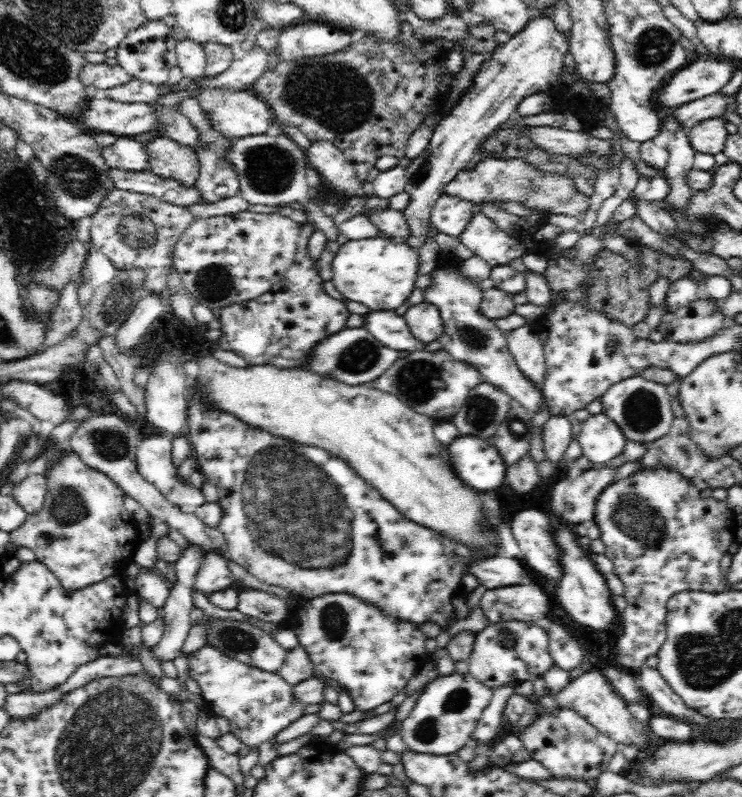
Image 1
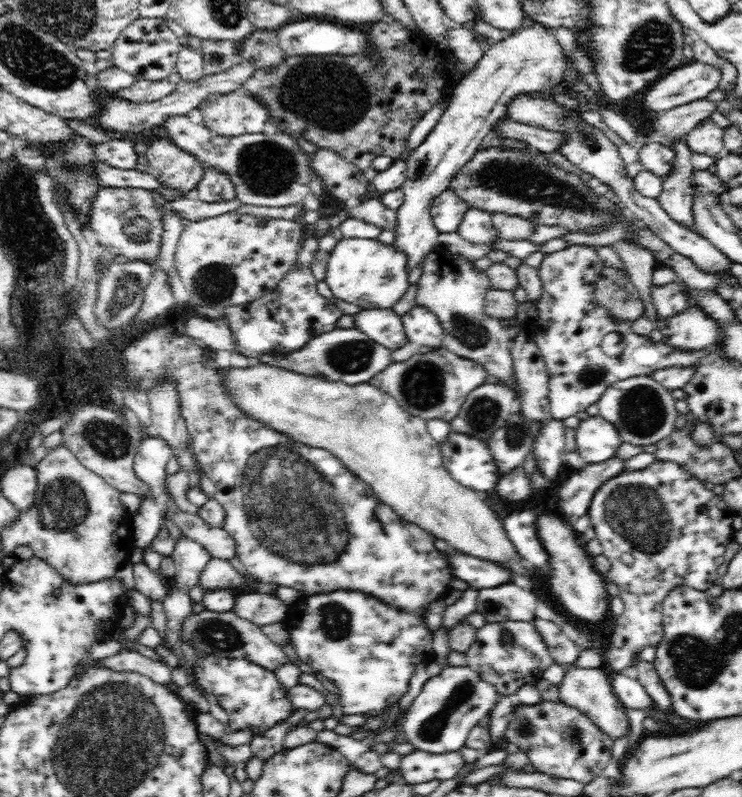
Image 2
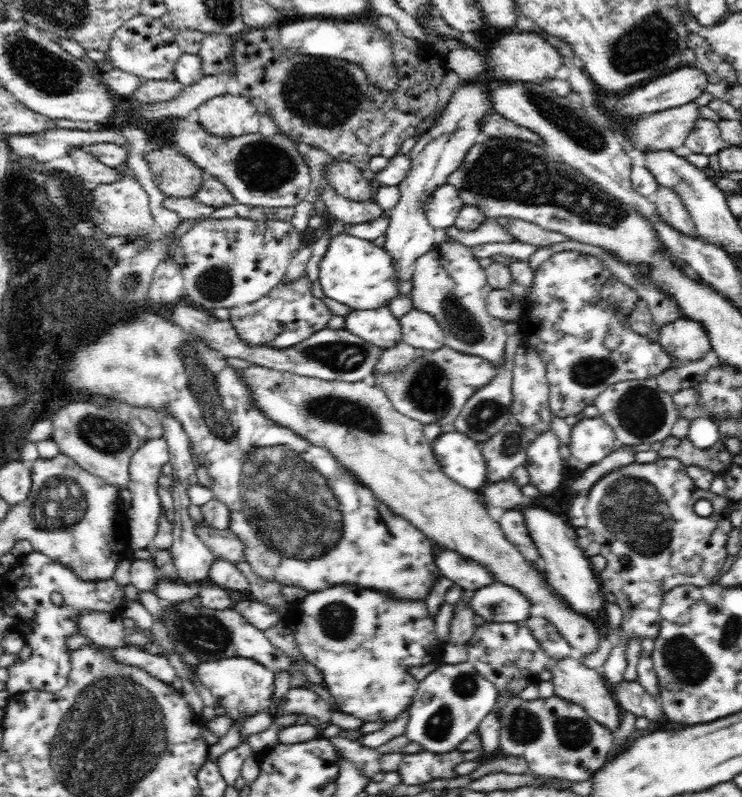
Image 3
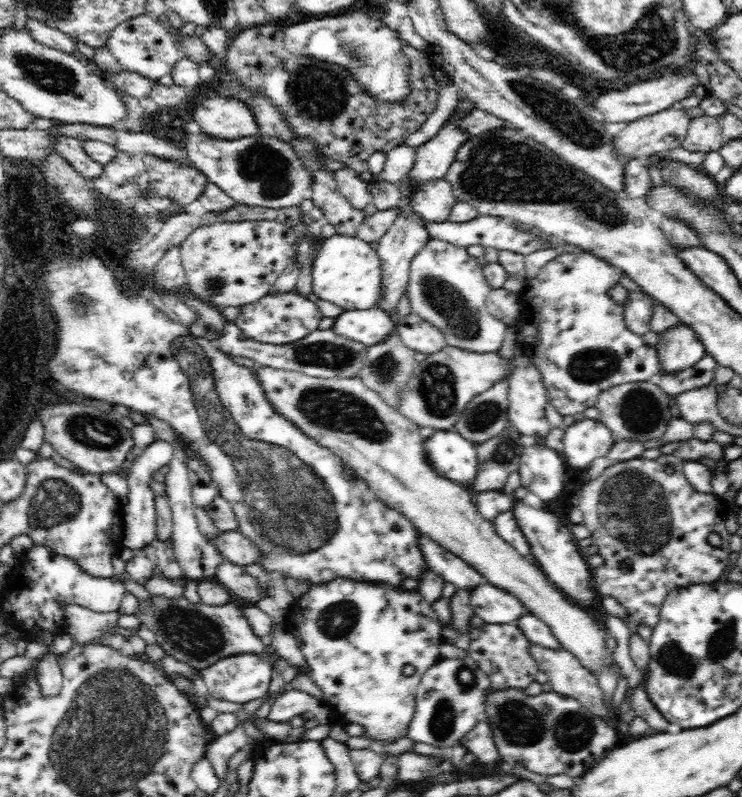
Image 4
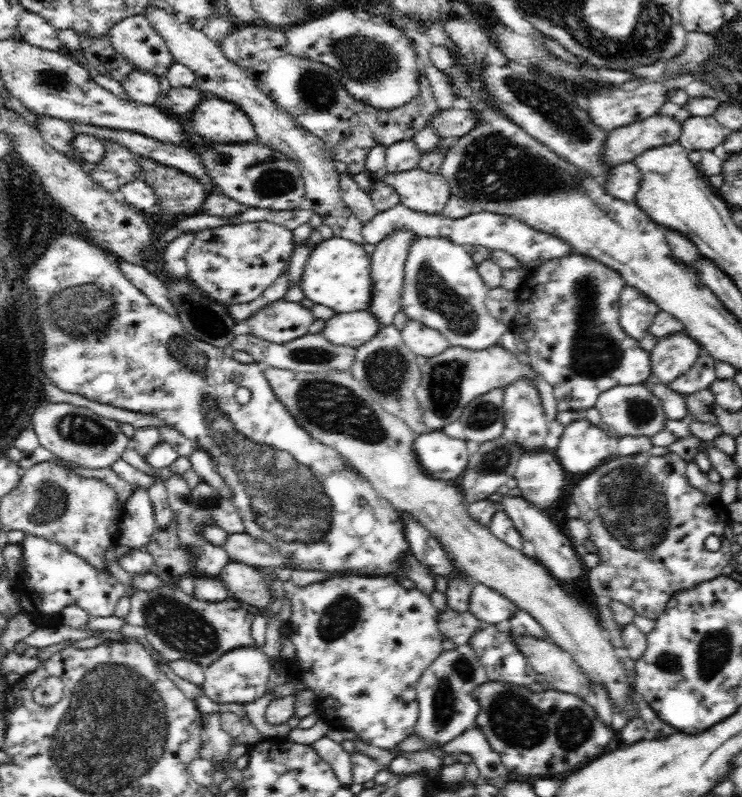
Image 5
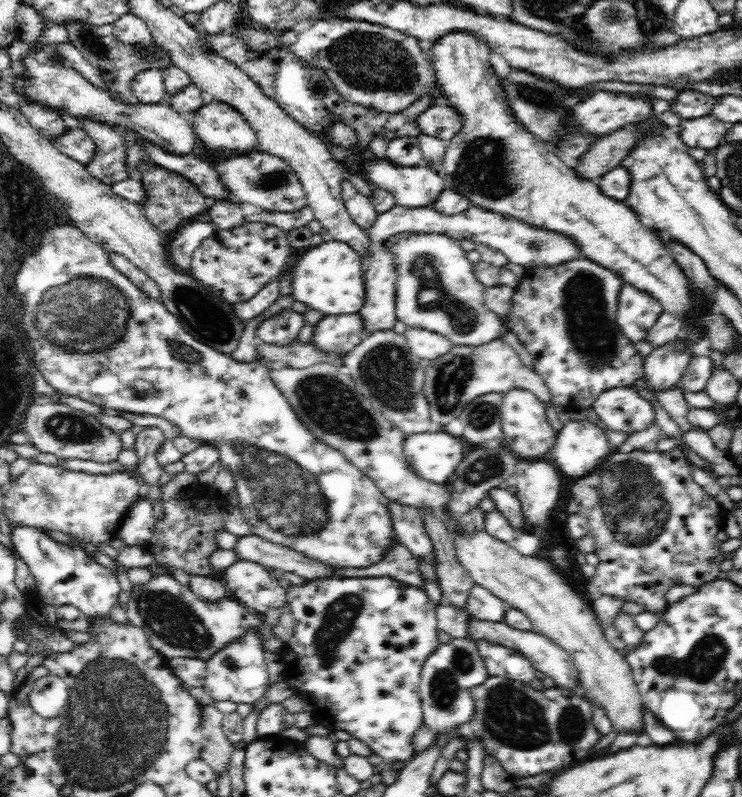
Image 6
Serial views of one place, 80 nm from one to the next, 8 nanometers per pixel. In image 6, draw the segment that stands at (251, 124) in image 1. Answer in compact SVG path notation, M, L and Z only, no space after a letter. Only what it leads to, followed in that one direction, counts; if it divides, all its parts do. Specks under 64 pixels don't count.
M208 99L204 105L189 116L189 119L193 131L202 140L205 148L217 156L259 150L256 131L248 124L245 117L229 104Z

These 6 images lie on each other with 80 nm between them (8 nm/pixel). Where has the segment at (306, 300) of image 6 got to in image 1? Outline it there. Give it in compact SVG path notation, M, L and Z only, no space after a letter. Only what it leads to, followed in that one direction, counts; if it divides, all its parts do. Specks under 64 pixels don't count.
M379 237L348 241L336 253L332 262L333 286L343 297L364 304L371 311L394 311L415 289L419 254L401 241Z

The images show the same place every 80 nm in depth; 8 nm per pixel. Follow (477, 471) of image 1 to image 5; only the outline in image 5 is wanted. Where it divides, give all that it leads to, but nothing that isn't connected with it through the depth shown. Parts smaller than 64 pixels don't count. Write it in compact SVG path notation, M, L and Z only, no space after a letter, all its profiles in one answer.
M429 430L416 436L412 451L420 469L434 480L454 480L468 464L465 440L452 438L442 430Z

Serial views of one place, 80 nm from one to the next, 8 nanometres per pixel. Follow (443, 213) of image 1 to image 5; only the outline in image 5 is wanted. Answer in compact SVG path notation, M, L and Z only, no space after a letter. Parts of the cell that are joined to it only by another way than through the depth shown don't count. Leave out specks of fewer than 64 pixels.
M419 167L402 172L385 172L376 180L396 189L401 204L415 212L441 214L451 196L448 181L442 175Z

